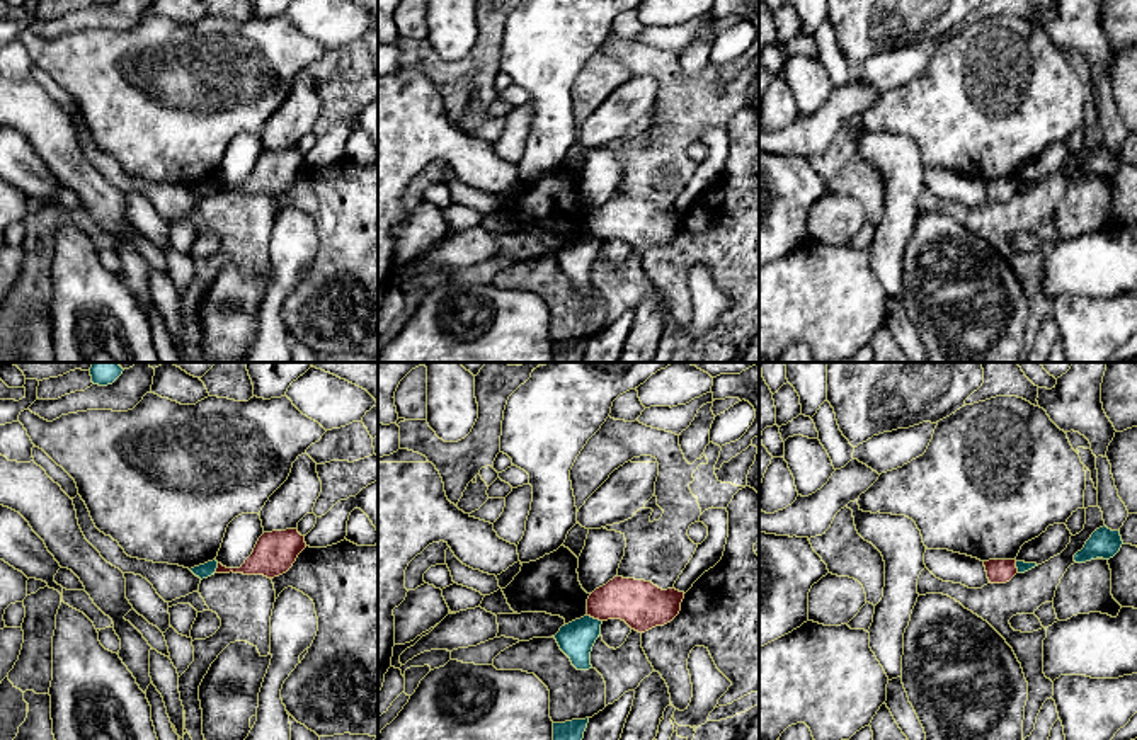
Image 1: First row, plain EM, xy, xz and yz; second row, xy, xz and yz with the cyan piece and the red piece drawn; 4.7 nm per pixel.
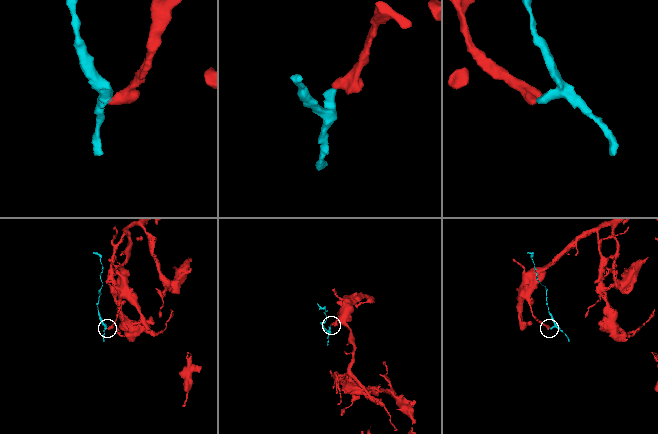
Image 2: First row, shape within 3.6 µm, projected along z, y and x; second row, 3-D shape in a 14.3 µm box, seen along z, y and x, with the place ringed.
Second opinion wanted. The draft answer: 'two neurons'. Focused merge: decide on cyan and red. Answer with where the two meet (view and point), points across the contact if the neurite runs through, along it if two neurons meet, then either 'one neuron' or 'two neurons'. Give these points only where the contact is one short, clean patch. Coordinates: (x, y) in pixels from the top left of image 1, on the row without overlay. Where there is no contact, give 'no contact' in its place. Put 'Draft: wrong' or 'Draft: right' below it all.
meets cyan in xz at (593, 237); border along xz (588, 233), (601, 240); two neurons
Draft: right

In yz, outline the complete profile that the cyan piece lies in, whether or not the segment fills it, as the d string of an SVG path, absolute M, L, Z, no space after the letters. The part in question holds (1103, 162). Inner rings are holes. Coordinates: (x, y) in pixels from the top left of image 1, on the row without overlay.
M1103 145L1096 148L1084 167L1074 174L1074 180L1086 182L1096 177L1110 179L1120 170L1122 163L1120 150L1111 150Z

